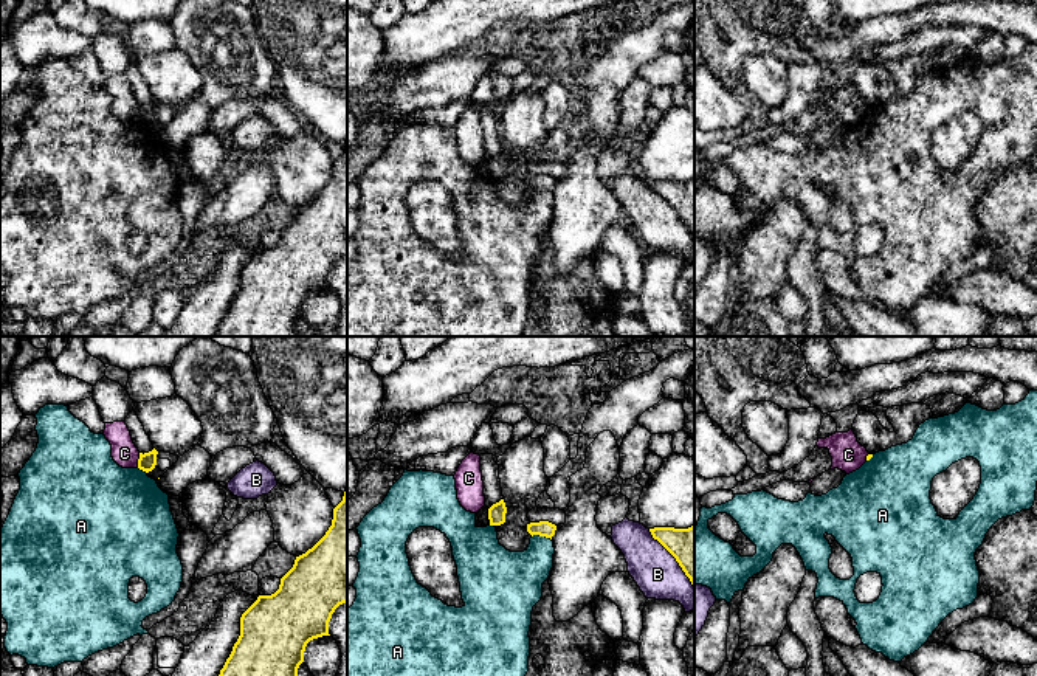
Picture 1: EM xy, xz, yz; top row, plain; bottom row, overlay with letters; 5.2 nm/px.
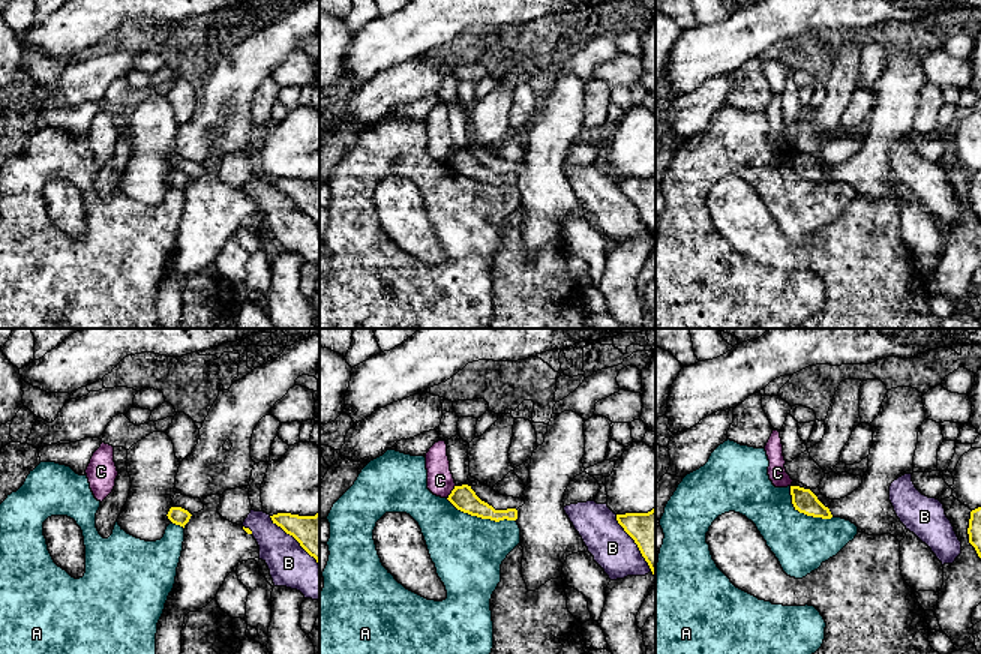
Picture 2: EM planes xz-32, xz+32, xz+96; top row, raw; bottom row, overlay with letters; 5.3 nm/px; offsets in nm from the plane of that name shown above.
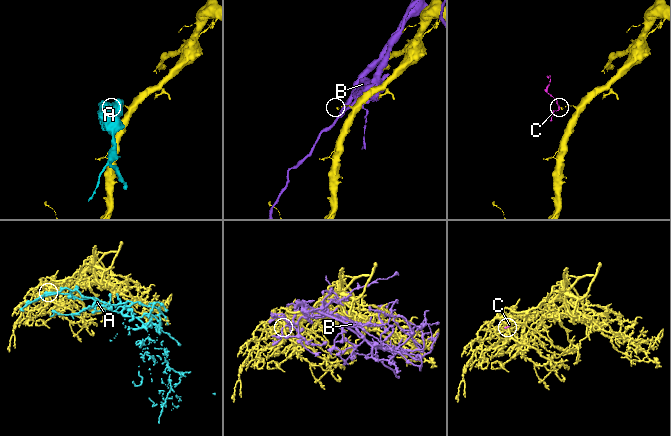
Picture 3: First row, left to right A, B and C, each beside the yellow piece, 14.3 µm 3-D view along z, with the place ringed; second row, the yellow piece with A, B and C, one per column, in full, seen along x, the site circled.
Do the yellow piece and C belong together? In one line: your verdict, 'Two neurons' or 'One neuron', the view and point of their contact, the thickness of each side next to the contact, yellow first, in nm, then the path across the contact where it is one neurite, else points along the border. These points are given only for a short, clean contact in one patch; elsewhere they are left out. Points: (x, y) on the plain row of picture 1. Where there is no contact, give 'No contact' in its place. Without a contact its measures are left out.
Two neurons. Touches yellow at xy (138, 113). Thickness 90 nm (yellow) against 140 nm. Boundary: xy (140, 106), (137, 120)

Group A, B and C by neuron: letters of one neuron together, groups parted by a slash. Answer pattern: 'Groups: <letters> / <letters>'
Groups: A / B / C

